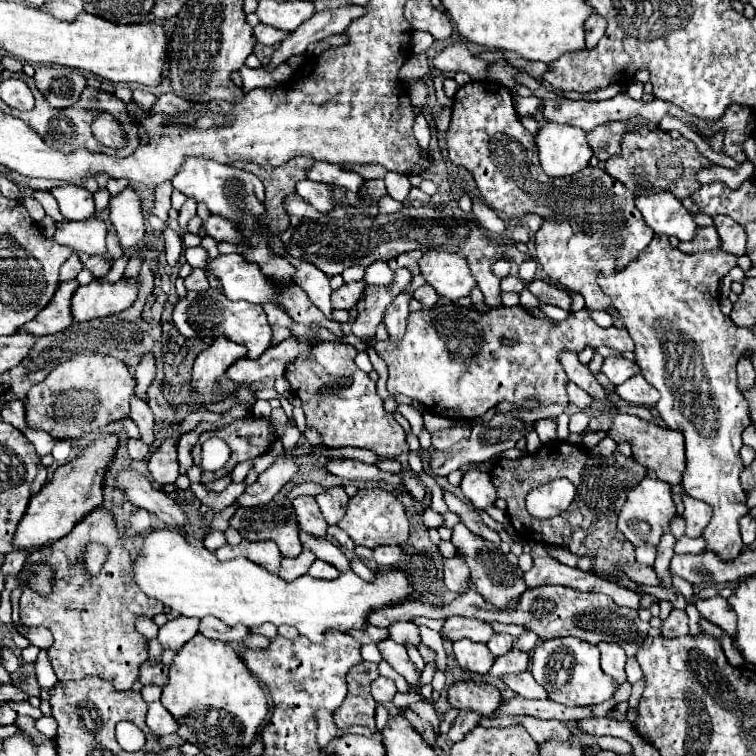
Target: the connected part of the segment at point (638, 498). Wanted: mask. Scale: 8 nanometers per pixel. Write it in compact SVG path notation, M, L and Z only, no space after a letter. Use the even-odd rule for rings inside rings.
M644 478L634 490L628 492L628 500L618 516L618 530L634 544L658 546L662 534L670 532L670 522L676 516L676 506L672 502L672 486L658 478Z

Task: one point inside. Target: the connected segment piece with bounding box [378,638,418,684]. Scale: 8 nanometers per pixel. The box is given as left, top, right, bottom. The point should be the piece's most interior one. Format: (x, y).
(395, 654)

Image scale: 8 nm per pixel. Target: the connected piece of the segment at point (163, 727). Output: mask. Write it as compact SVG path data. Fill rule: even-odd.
M152 702L148 706L146 722L148 722L150 730L154 734L158 734L158 736L166 736L178 732L178 722L172 718L172 714L160 702Z

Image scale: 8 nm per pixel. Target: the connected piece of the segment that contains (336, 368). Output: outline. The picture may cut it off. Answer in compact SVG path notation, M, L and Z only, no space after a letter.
M314 342L312 350L306 354L300 354L290 366L286 368L286 380L290 382L296 396L302 400L302 408L306 412L306 426L316 428L322 438L324 446L328 448L342 448L342 446L354 446L354 448L366 448L372 450L380 460L382 458L398 458L400 454L408 452L404 428L394 420L392 414L386 414L382 406L382 398L376 394L376 382L370 380L366 372L362 372L356 362L356 348L344 342Z

